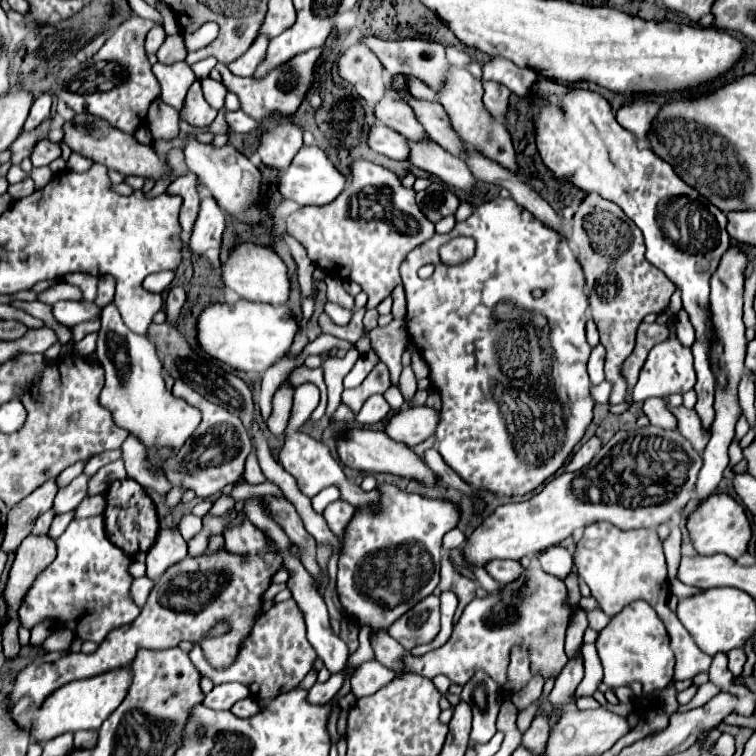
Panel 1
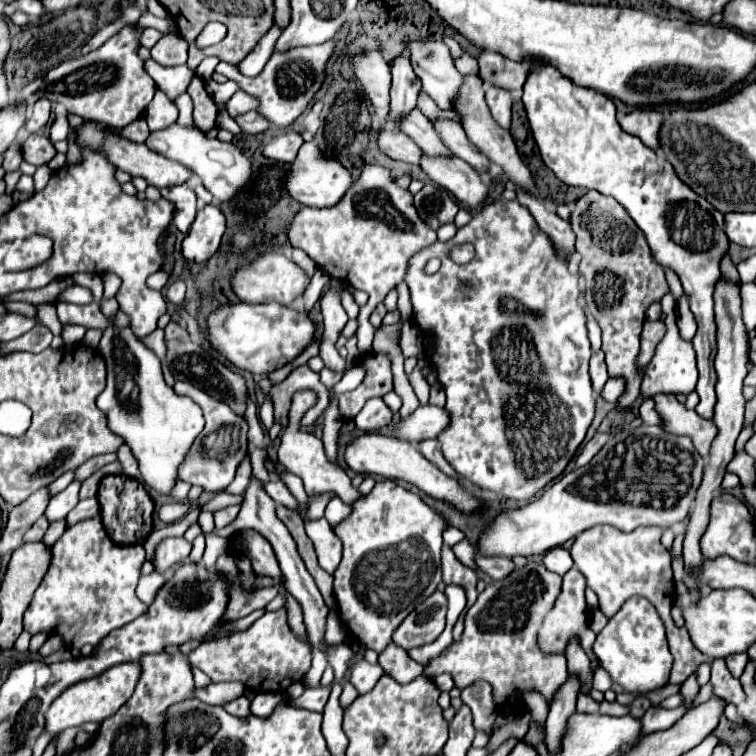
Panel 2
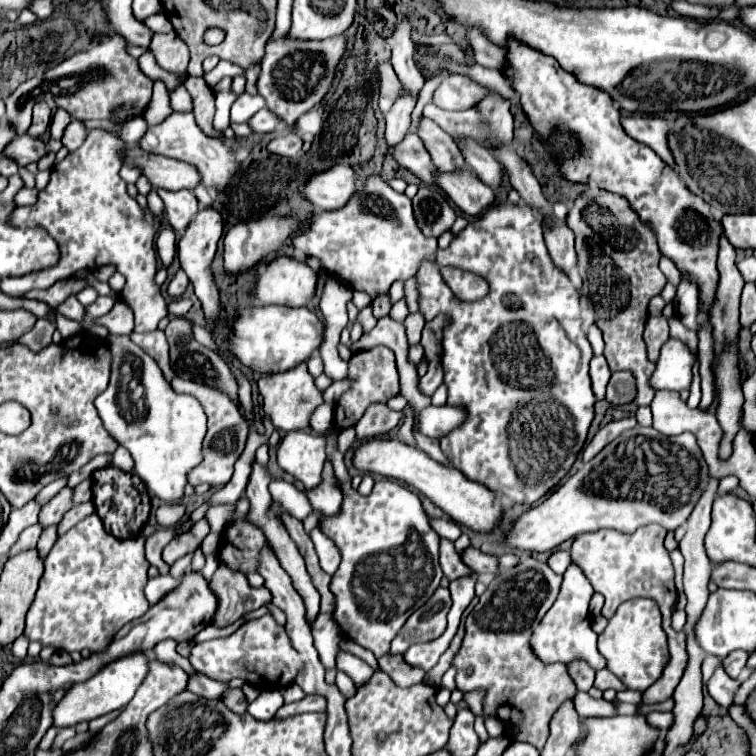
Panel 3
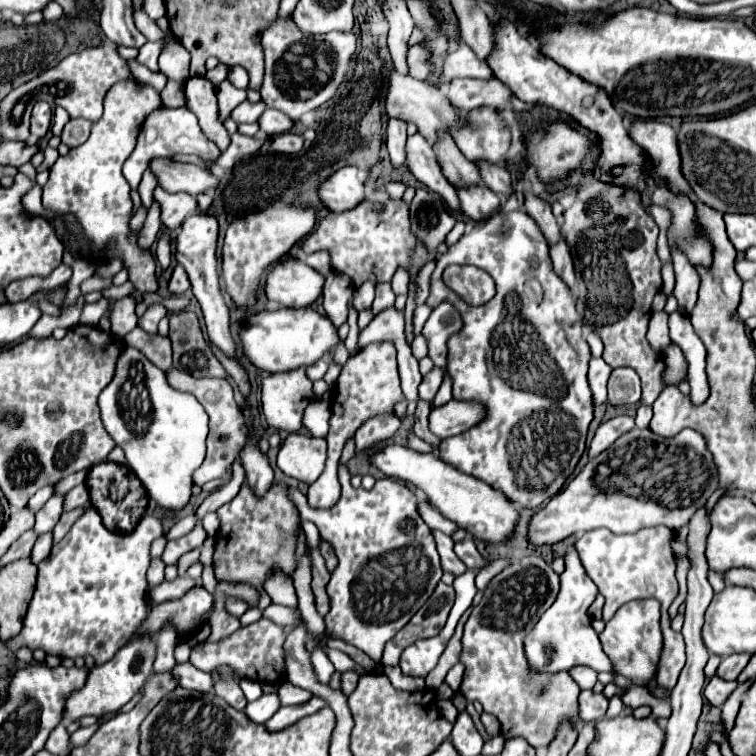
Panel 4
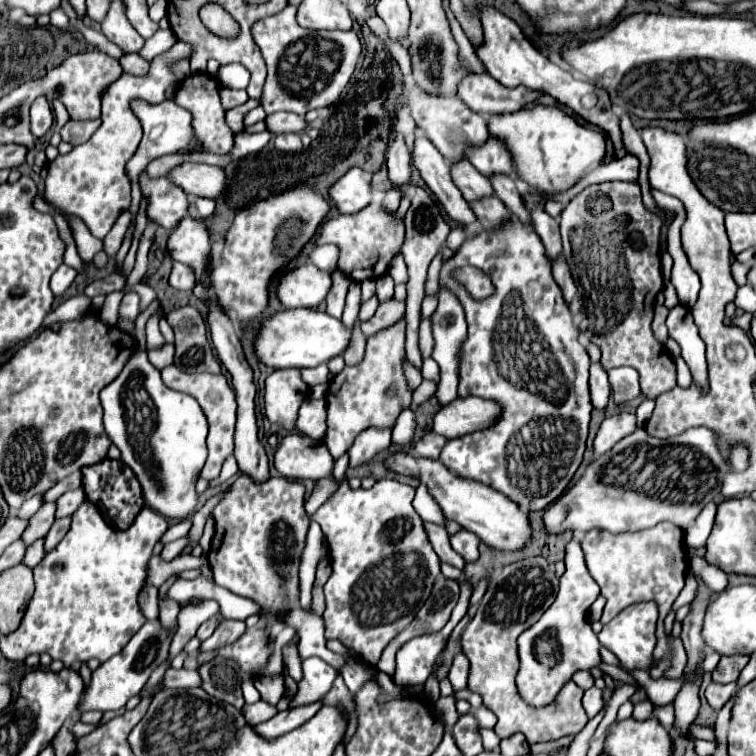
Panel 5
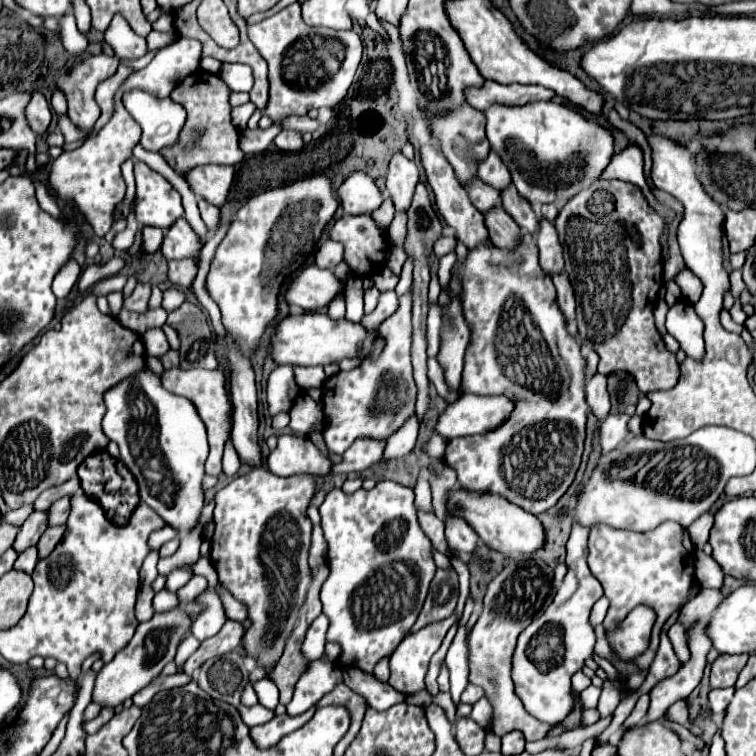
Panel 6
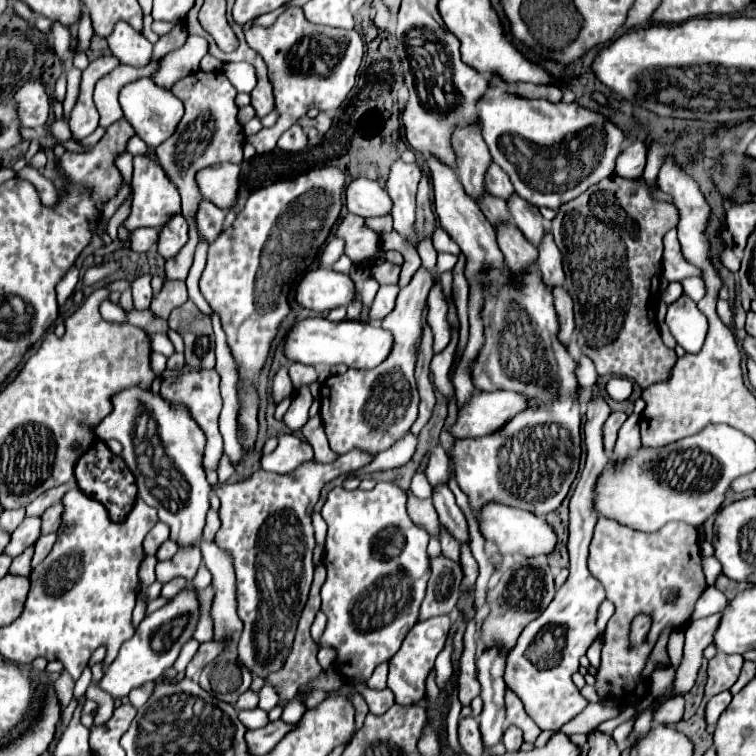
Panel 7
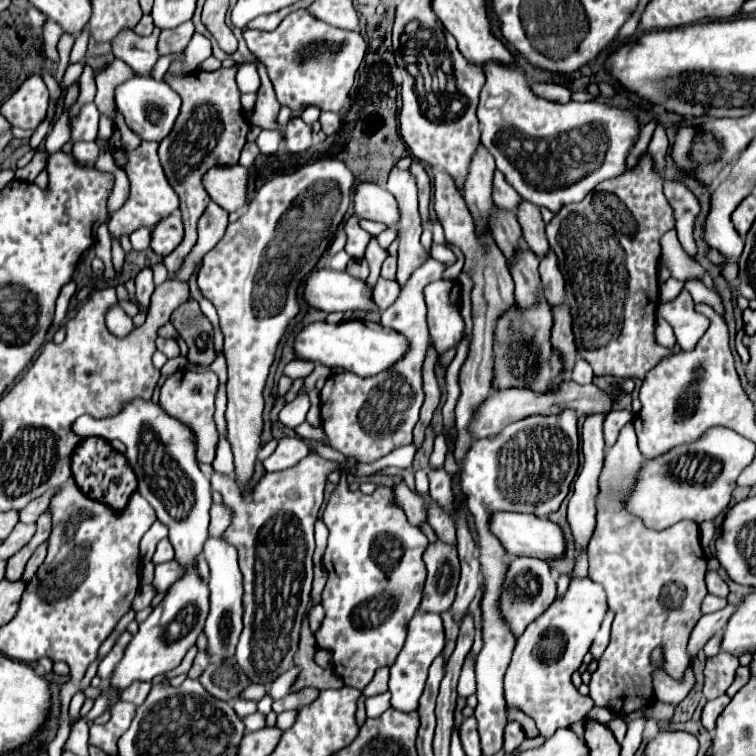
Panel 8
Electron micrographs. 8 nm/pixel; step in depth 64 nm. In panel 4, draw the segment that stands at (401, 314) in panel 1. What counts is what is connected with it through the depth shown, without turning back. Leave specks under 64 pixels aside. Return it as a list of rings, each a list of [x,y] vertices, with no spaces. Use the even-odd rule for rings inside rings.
[[[436,259],[429,261],[423,266],[416,276],[417,295],[416,306],[419,306],[427,300],[430,294],[430,278],[436,266]]]

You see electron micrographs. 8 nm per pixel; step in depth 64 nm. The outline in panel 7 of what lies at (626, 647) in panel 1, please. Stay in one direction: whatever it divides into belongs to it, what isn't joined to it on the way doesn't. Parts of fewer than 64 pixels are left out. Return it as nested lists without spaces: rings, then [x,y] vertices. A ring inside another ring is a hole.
[[[644,614],[638,616],[638,618],[632,622],[632,638],[634,638],[636,644],[642,642],[642,638],[644,638],[646,632],[648,632],[648,628],[650,628],[650,618],[644,616]]]

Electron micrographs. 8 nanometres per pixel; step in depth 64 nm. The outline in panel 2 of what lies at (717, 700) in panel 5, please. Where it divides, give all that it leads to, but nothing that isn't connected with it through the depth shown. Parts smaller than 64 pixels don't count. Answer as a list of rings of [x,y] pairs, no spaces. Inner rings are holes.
[[[714,660],[710,684],[712,684],[714,696],[722,698],[722,700],[728,702],[728,704],[740,704],[740,702],[744,700],[742,684],[740,684],[740,680],[736,680],[736,678],[728,672],[724,660]]]

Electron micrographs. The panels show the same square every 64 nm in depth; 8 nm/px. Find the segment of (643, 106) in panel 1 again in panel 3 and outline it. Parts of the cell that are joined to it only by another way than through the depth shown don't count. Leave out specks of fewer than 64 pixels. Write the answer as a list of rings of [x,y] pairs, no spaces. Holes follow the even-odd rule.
[[[634,114],[634,116],[624,118],[622,126],[624,126],[626,134],[630,134],[630,138],[650,146],[672,170],[676,170],[674,156],[670,154],[670,148],[668,148],[670,126],[666,124],[664,118],[652,118],[652,116]]]

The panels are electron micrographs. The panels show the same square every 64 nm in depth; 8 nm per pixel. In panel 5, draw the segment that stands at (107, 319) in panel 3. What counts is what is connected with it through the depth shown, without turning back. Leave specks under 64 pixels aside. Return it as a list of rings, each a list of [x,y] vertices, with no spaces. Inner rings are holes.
[[[130,292],[130,294],[126,294],[126,296],[122,298],[120,316],[134,320],[138,314],[140,314],[140,296],[138,296],[136,292]]]

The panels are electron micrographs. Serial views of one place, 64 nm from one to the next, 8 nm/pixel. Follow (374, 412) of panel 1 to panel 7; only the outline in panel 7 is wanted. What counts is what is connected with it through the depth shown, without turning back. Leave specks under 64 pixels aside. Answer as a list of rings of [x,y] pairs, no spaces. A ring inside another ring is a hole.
[[[352,450],[348,454],[338,456],[334,462],[304,462],[290,474],[274,474],[266,470],[258,470],[244,482],[228,482],[218,484],[214,488],[216,496],[220,498],[220,518],[222,528],[216,534],[216,544],[224,550],[232,552],[234,568],[236,568],[236,588],[238,588],[238,616],[244,622],[244,630],[238,640],[238,660],[262,680],[268,674],[278,672],[294,644],[294,634],[298,628],[298,618],[302,614],[302,606],[306,604],[306,594],[310,592],[312,582],[312,552],[314,552],[314,528],[312,528],[312,512],[316,502],[320,500],[320,490],[332,478],[358,470],[372,460],[370,454]]]

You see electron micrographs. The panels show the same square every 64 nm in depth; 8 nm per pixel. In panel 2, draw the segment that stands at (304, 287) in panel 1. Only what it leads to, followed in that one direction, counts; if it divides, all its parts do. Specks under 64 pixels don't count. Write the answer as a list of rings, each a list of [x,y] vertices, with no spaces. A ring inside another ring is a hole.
[[[294,250],[292,260],[294,260],[302,270],[306,270],[306,272],[308,272],[308,276],[312,276],[312,274],[316,272],[316,266],[314,266],[314,262],[306,256],[306,252],[302,252],[302,250]]]

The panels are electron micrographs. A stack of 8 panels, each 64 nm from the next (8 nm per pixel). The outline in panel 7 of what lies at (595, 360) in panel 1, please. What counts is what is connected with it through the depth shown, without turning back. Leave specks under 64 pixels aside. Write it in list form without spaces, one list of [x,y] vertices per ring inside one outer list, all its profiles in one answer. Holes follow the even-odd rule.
[[[592,386],[594,396],[586,406],[586,422],[584,422],[584,442],[586,442],[586,466],[576,484],[576,490],[570,498],[570,576],[566,584],[556,592],[550,606],[530,622],[518,638],[518,644],[508,654],[504,682],[506,686],[522,700],[526,714],[538,724],[540,730],[560,730],[566,722],[576,718],[588,702],[582,698],[578,688],[572,682],[572,674],[578,670],[578,660],[586,654],[588,646],[598,636],[598,610],[606,600],[606,590],[602,584],[592,578],[586,568],[588,546],[592,540],[592,532],[598,516],[594,514],[594,482],[598,482],[598,474],[602,474],[602,466],[606,466],[608,458],[602,446],[602,424],[610,416],[610,408],[602,398],[600,390]]]

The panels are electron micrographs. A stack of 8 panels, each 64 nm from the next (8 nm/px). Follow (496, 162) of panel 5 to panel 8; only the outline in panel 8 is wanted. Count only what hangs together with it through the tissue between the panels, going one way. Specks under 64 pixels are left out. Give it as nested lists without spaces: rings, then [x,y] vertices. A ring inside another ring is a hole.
[[[498,170],[494,172],[494,202],[498,208],[508,212],[516,212],[518,206],[524,202],[522,196],[518,196],[518,192],[510,188],[510,184],[506,184],[504,176]]]

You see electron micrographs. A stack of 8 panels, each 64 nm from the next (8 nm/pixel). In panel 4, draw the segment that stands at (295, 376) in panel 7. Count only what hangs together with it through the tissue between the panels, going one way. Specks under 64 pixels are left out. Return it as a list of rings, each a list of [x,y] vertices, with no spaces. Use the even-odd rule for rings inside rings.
[[[318,360],[314,366],[306,368],[306,376],[308,376],[312,382],[316,382],[316,380],[322,380],[322,378],[324,378],[326,370],[328,370],[328,360]]]

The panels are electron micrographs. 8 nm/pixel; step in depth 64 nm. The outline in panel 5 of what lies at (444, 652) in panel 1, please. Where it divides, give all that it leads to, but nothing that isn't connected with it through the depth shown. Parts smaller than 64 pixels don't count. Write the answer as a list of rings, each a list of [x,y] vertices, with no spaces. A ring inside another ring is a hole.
[[[526,558],[508,564],[502,568],[498,576],[490,578],[488,590],[478,606],[478,612],[462,634],[464,654],[470,660],[468,688],[472,692],[478,692],[484,704],[496,714],[498,722],[494,726],[494,732],[500,738],[508,738],[514,732],[522,732],[530,744],[550,742],[566,734],[578,734],[588,722],[588,716],[582,708],[584,690],[578,688],[572,680],[560,690],[554,706],[538,710],[530,708],[518,696],[514,684],[518,672],[516,638],[550,608],[550,604],[556,598],[556,592],[558,592],[558,580],[554,574],[554,566],[550,566],[544,558]]]

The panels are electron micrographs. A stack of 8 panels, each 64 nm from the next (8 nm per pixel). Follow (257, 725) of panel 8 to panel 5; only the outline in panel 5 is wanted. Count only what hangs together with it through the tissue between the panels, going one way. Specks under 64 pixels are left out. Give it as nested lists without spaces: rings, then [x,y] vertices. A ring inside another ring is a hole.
[[[260,700],[260,702],[256,702],[256,704],[246,704],[246,706],[242,708],[242,714],[244,714],[244,718],[246,718],[246,722],[248,722],[250,726],[256,726],[256,724],[260,724],[260,722],[270,720],[276,712],[278,712],[276,706],[270,706],[270,704],[264,702],[264,700]]]

